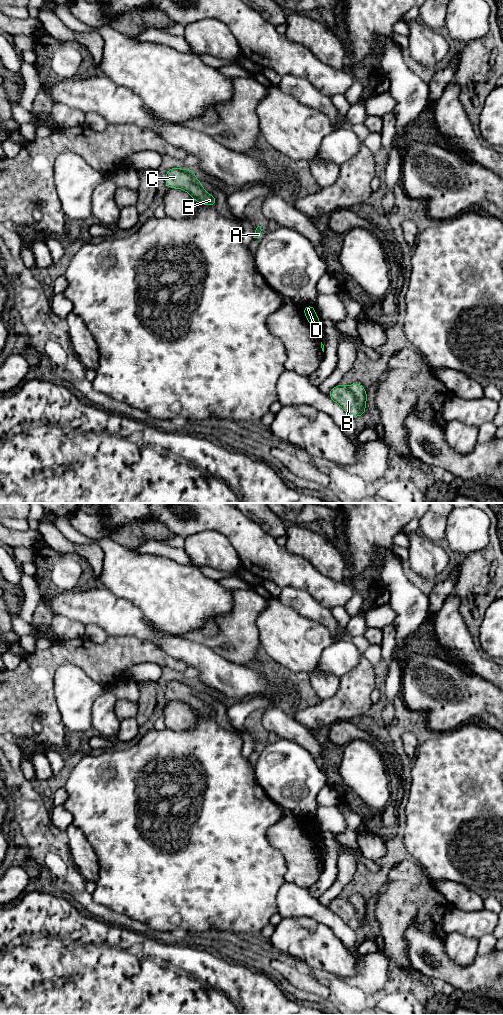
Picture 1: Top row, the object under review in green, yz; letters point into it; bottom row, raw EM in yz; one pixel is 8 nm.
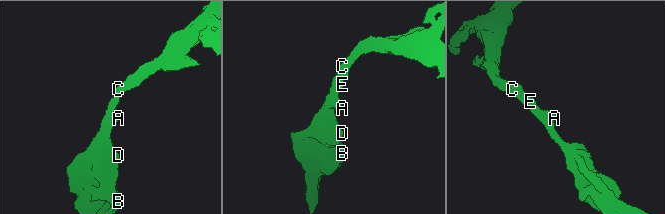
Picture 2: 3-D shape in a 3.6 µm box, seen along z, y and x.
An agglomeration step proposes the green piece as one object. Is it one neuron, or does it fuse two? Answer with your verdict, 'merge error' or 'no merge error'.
no merge error

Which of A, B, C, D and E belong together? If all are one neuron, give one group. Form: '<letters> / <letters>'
A B C D E

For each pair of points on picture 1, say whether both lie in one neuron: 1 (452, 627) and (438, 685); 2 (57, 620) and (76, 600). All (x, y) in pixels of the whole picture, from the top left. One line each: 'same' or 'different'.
1: different
2: different

